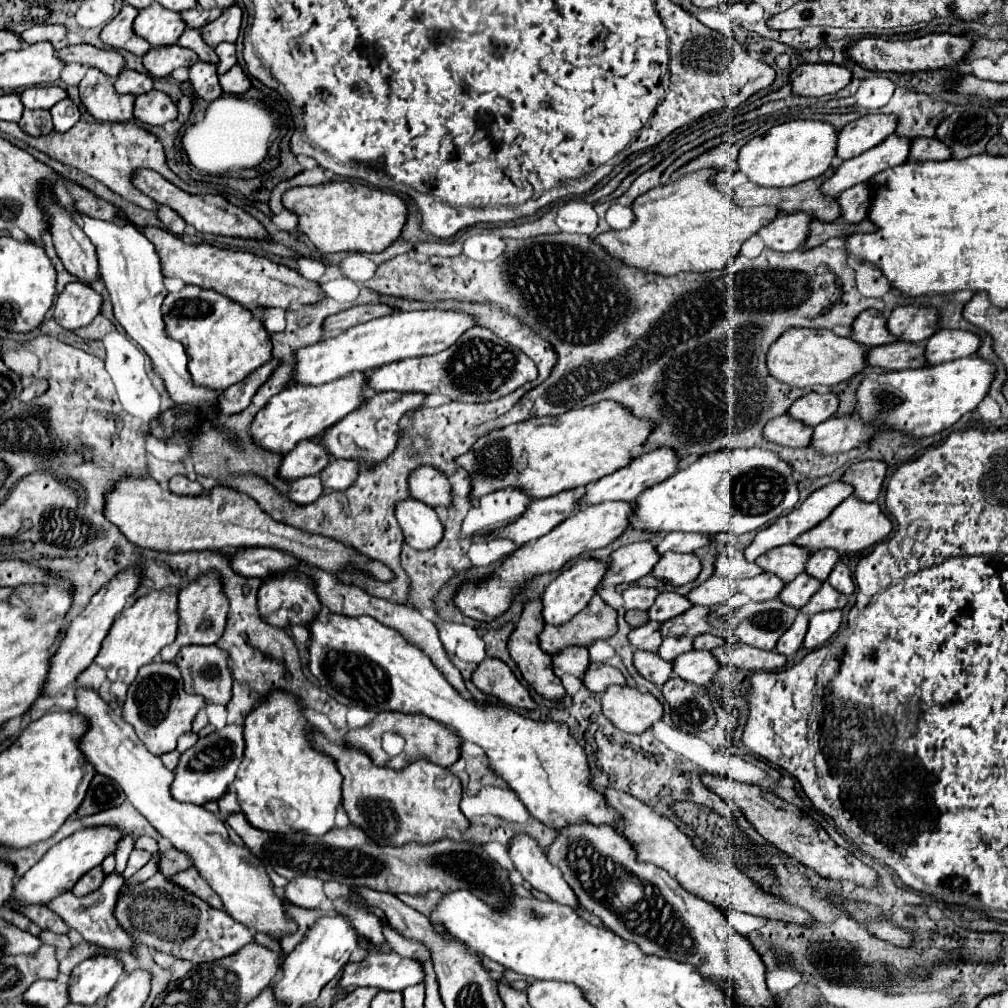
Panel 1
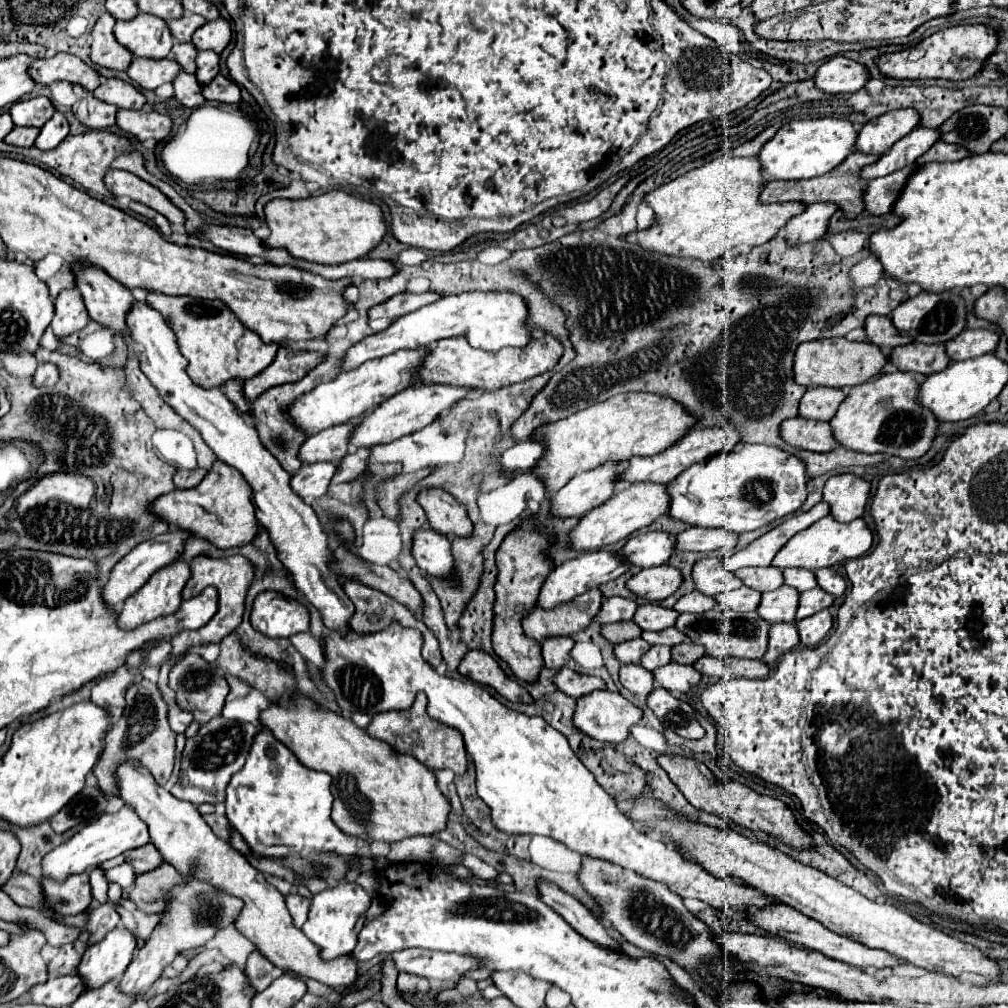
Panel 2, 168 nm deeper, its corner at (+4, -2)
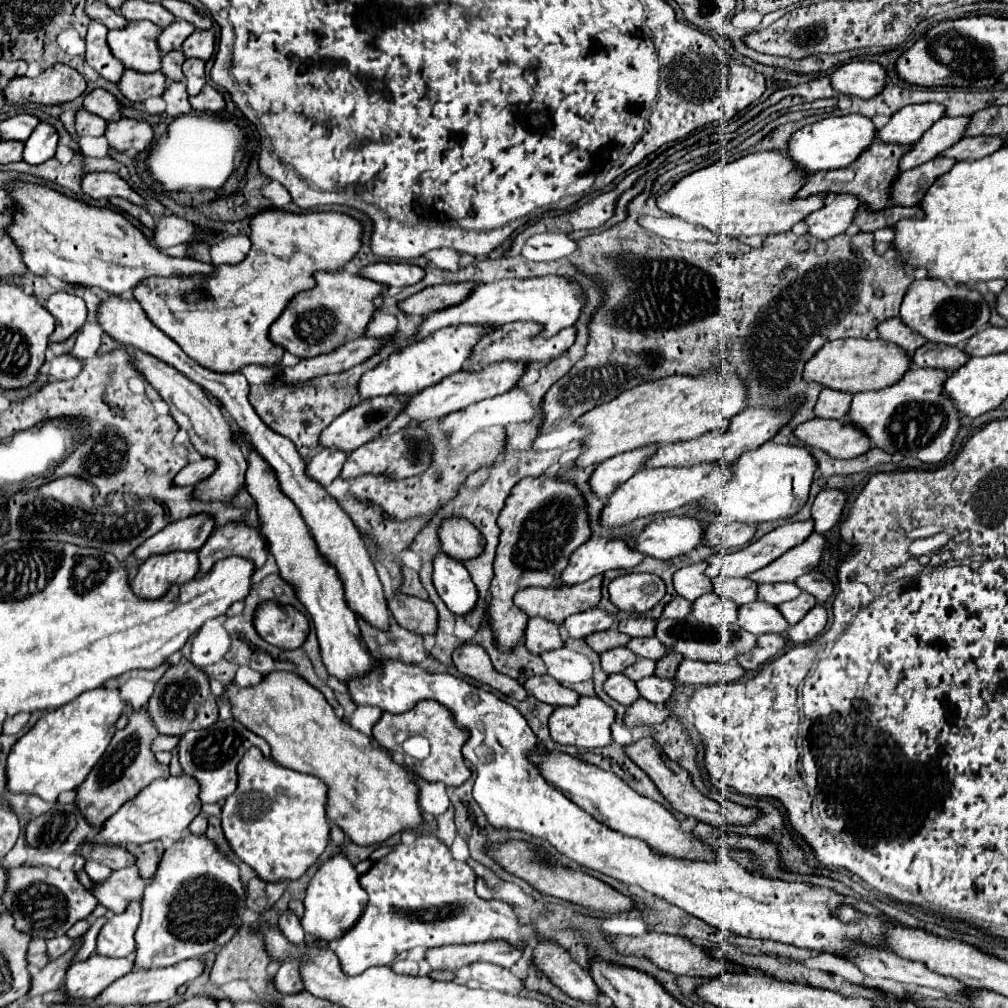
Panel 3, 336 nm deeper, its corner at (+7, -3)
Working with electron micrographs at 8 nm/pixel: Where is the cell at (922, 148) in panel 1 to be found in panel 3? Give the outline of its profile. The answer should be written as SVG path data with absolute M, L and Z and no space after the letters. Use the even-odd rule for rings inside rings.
M964 137L960 143L952 145L950 151L944 151L944 157L954 157L958 161L964 159L980 159L986 155L996 153L1004 147L1004 137Z

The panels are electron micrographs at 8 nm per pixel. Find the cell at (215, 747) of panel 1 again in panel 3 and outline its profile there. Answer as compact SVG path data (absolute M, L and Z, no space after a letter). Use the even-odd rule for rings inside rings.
M234 719L216 721L208 729L188 731L180 739L180 747L178 747L180 765L182 765L186 775L194 777L200 783L200 799L202 799L202 803L224 803L224 799L236 791L236 785L238 785L238 763L240 763L242 755L252 745L258 747L266 759L270 757L268 743L264 739L260 739L258 735L250 733L244 725L240 725Z

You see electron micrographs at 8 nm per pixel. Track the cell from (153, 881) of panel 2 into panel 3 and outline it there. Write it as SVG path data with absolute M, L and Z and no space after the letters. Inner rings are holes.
M132 865L112 871L104 881L96 881L92 887L92 895L108 911L120 913L132 899L140 899L146 885L148 881L140 879L140 873Z

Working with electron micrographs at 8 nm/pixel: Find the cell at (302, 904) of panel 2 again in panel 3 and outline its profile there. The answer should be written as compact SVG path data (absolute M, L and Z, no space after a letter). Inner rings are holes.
M292 911L282 913L282 917L278 921L278 929L288 939L288 943L292 943L292 945L300 945L306 939L306 933L300 925L300 919Z

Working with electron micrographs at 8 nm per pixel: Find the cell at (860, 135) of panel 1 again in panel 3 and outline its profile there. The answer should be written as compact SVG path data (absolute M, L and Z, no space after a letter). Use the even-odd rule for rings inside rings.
M922 103L908 105L900 109L888 125L878 129L878 139L884 143L900 143L912 145L916 143L924 131L928 131L936 119L944 117L944 105L940 103Z

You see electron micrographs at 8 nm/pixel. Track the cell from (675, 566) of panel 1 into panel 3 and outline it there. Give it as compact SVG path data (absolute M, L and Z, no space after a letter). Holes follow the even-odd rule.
M628 573L616 577L608 591L610 601L626 613L650 611L666 593L664 581L652 573Z

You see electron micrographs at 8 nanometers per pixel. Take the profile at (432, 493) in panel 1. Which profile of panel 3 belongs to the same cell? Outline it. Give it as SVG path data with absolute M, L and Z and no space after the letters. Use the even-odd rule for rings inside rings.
M446 519L438 535L442 551L460 563L480 557L486 545L484 535L466 519Z

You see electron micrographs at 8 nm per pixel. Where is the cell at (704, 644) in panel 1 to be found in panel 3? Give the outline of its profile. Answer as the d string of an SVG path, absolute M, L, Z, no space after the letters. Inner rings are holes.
M666 653L664 659L656 661L656 671L654 671L654 675L660 677L660 679L674 679L674 675L676 675L676 667L680 665L680 661L682 661L682 655Z

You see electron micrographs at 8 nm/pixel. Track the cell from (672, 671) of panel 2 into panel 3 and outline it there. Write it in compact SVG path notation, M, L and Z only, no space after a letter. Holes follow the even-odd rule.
M652 675L652 677L640 679L636 683L636 687L638 687L638 693L640 693L642 699L646 699L646 701L650 701L654 705L660 705L670 697L670 693L674 689L674 681L670 681L670 679L654 679L654 675Z

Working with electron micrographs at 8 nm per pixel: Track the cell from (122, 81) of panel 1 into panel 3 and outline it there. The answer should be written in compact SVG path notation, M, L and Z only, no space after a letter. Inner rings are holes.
M94 89L86 95L84 99L84 109L92 115L102 117L104 121L118 121L120 115L120 103L116 101L116 97L112 97L108 91L104 89Z

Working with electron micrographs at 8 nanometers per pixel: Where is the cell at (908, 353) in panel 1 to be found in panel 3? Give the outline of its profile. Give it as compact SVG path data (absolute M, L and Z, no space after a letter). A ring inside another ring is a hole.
M926 343L912 357L916 367L934 367L934 369L944 369L944 371L956 371L968 359L970 357L966 355L964 349L938 345L938 343Z

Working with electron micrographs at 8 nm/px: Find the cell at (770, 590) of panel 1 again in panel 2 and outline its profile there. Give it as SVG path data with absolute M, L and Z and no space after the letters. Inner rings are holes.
M741 586L741 588L733 590L733 592L723 592L723 594L717 594L715 596L717 606L721 610L729 608L729 610L737 610L737 612L757 610L759 598L761 598L761 592L759 590L753 590L749 586Z

